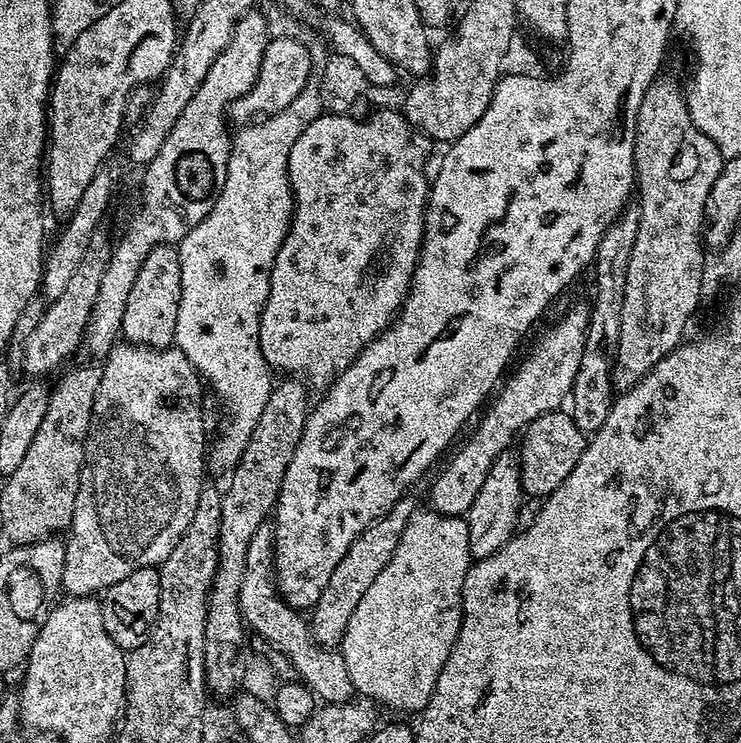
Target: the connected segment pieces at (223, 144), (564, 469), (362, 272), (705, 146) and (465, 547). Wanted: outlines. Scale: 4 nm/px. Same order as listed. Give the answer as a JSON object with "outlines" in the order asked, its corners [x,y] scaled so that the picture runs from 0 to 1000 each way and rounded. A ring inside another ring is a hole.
{"outlines":[[[[336,19],[323,27],[316,35],[316,46],[310,51],[310,57],[305,62],[305,67],[300,67],[300,73],[294,73],[294,78],[289,78],[289,89],[283,89],[283,94],[278,94],[278,105],[273,110],[273,116],[267,116],[267,121],[262,121],[262,132],[256,132],[256,137],[251,137],[251,148],[246,148],[246,153],[240,156],[240,164],[235,164],[235,175],[229,175],[229,180],[224,180],[224,191],[219,191],[219,202],[213,202],[213,207],[208,207],[208,213],[193,227],[194,231],[194,260],[189,264],[189,281],[178,291],[178,297],[173,301],[173,308],[167,312],[163,323],[155,324],[151,335],[151,346],[143,358],[143,369],[138,369],[138,380],[132,389],[132,401],[127,401],[127,417],[121,417],[121,433],[113,445],[112,472],[120,474],[124,479],[139,482],[144,479],[147,471],[157,464],[163,456],[165,448],[165,423],[170,423],[170,401],[175,401],[175,389],[181,385],[181,374],[186,374],[186,363],[192,358],[192,353],[197,353],[197,342],[202,342],[202,336],[208,336],[208,331],[219,331],[220,328],[242,330],[246,320],[251,320],[251,315],[256,315],[256,310],[262,310],[262,304],[267,304],[267,299],[273,299],[273,293],[278,293],[278,288],[283,288],[283,283],[289,277],[289,272],[294,266],[294,261],[300,261],[300,250],[305,250],[305,223],[310,218],[310,207],[313,206],[313,184],[314,179],[308,178],[308,167],[310,168],[310,147],[313,140],[327,132],[343,116],[343,110],[348,105],[348,100],[354,94],[354,78],[359,73],[359,62],[364,52],[362,44],[362,27],[356,22],[344,22]]],[[[752,552],[727,560],[713,572],[706,587],[707,594],[699,607],[702,653],[707,657],[709,668],[738,670],[744,662],[753,659],[753,654],[758,654],[758,649],[764,649],[769,633],[780,627],[780,616],[785,616],[788,610],[791,584],[772,567],[765,553]]],[[[514,145],[503,149],[498,162],[479,162],[475,156],[443,156],[435,153],[408,180],[402,180],[402,191],[397,191],[397,202],[391,202],[389,214],[389,244],[394,248],[394,303],[389,307],[386,320],[370,347],[370,358],[364,369],[364,396],[359,401],[359,412],[351,424],[351,464],[363,495],[378,503],[393,503],[409,509],[422,524],[441,524],[443,518],[466,501],[483,482],[493,466],[518,447],[524,437],[534,429],[534,423],[551,398],[551,388],[556,382],[556,370],[567,346],[567,332],[572,324],[572,284],[578,276],[578,256],[580,252],[579,233],[572,233],[572,205],[561,195],[559,174],[551,167],[544,149]],[[524,332],[524,351],[509,371],[495,371],[502,349]]],[[[888,105],[872,121],[866,132],[866,143],[861,143],[861,159],[858,160],[858,184],[856,186],[856,218],[858,219],[858,248],[861,249],[861,273],[864,276],[864,297],[861,299],[861,320],[850,336],[850,347],[845,358],[845,385],[842,386],[842,400],[839,401],[839,445],[834,450],[834,466],[831,478],[826,486],[826,521],[833,529],[849,528],[872,502],[885,493],[899,476],[904,476],[924,456],[923,445],[928,441],[928,435],[934,431],[934,424],[939,420],[939,412],[945,406],[945,397],[950,393],[950,339],[953,330],[947,322],[953,306],[950,284],[953,272],[958,266],[958,256],[964,256],[964,245],[969,245],[969,234],[974,229],[978,214],[976,207],[937,170],[937,159],[931,159],[928,147],[928,131],[924,120],[916,118],[907,108]]],[[[563,686],[548,703],[543,724],[537,724],[537,740],[532,751],[521,756],[521,763],[494,794],[472,843],[467,843],[462,879],[479,930],[509,949],[536,953],[540,958],[571,958],[586,934],[591,907],[607,886],[607,875],[618,859],[621,837],[626,833],[626,803],[623,789],[638,758],[634,746],[634,719],[632,703],[623,694],[601,694],[587,686]]]]}

